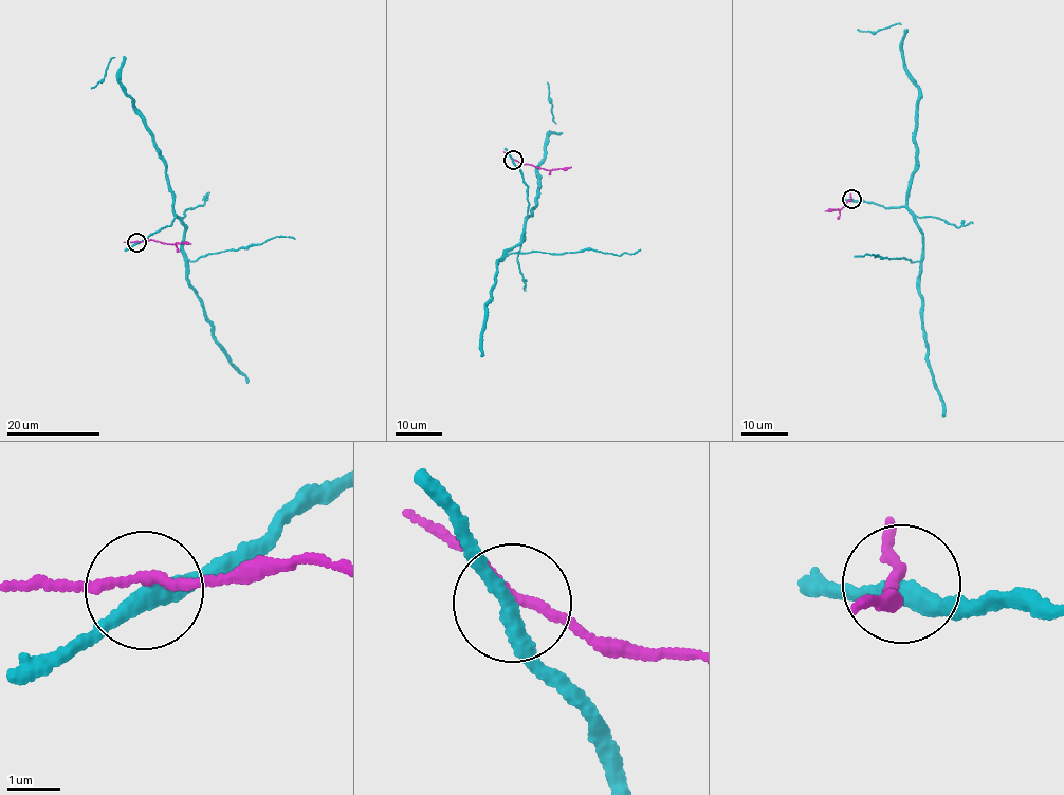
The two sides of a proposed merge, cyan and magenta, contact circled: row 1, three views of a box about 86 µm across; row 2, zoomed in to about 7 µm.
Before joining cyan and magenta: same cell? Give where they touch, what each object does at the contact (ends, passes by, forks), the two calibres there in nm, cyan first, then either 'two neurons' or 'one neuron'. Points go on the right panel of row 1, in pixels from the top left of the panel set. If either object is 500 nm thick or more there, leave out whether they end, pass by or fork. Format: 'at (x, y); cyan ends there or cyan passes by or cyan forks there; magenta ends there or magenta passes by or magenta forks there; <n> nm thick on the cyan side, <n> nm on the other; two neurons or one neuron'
at (851, 199); cyan passes by; magenta passes by; 300 nm thick on the cyan side, 150 nm on the other; two neurons

